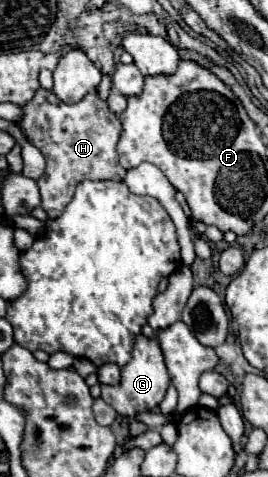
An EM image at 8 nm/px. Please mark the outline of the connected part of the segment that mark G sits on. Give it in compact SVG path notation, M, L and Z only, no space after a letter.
M142 333L134 339L132 359L124 365L122 381L118 385L102 385L102 399L112 405L118 413L146 413L150 407L158 407L170 385L170 375L164 365L162 349L158 339L148 339Z

